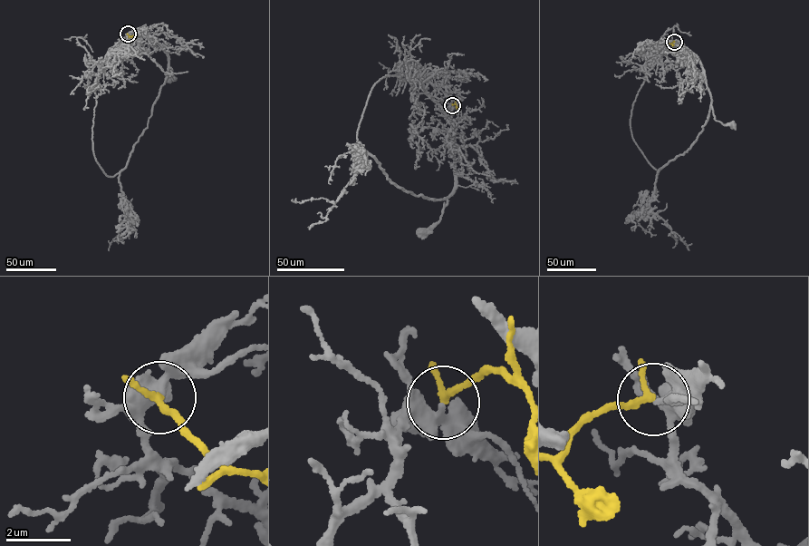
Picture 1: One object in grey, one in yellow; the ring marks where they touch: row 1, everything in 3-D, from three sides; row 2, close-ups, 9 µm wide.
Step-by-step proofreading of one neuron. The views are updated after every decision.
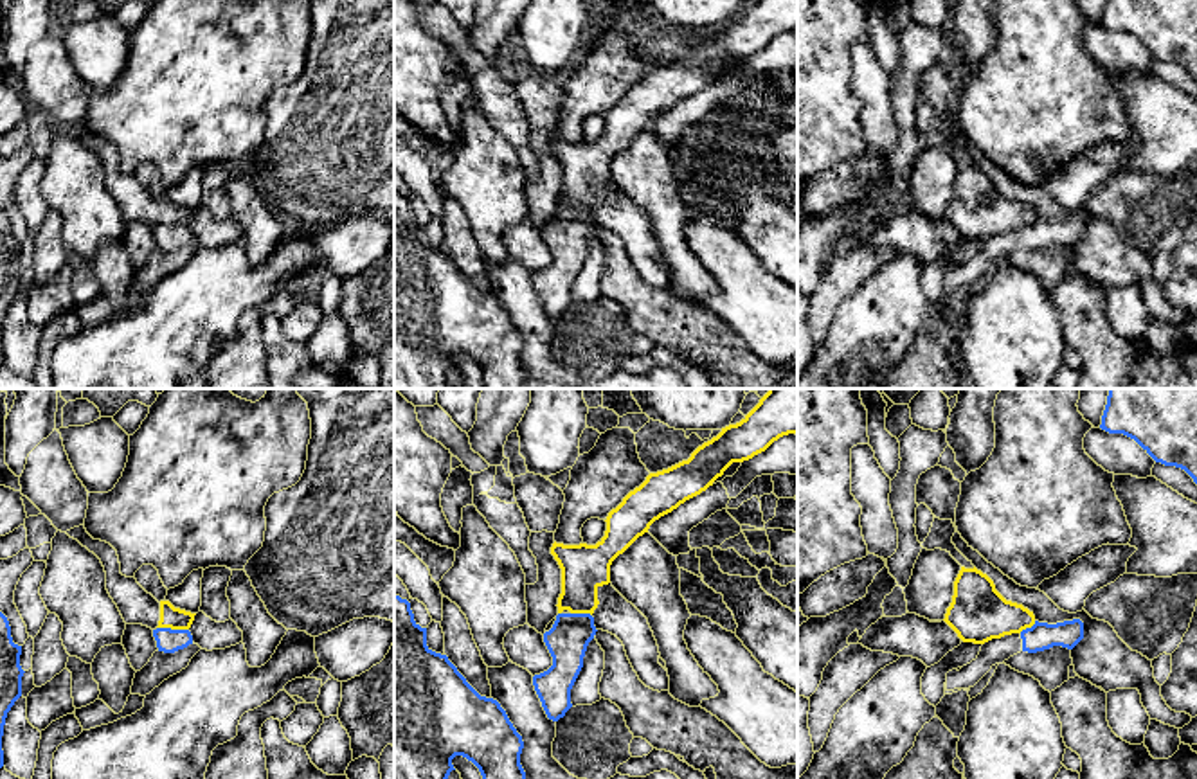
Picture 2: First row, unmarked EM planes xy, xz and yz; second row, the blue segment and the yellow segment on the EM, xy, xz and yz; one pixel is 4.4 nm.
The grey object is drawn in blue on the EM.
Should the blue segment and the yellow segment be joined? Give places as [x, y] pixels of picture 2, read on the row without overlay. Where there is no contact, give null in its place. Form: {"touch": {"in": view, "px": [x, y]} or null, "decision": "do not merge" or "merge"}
{"touch": {"in": "xy", "px": [173, 227]}, "decision": "do not merge"}

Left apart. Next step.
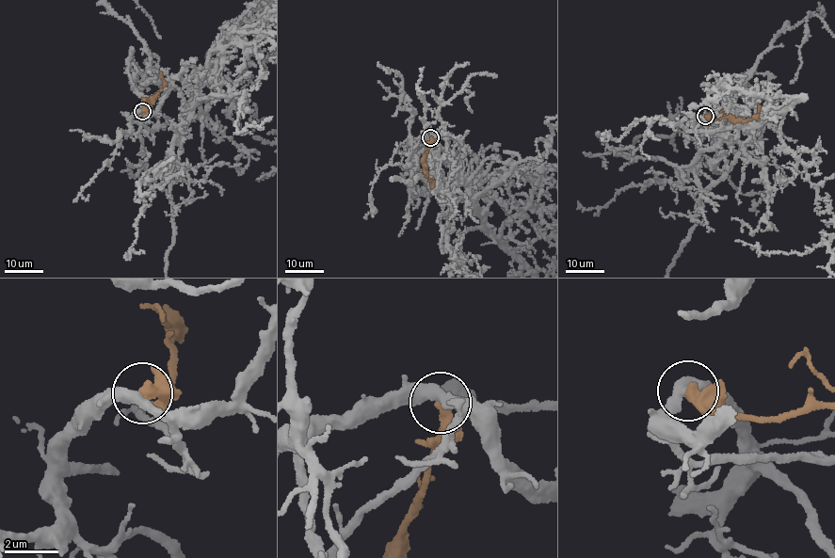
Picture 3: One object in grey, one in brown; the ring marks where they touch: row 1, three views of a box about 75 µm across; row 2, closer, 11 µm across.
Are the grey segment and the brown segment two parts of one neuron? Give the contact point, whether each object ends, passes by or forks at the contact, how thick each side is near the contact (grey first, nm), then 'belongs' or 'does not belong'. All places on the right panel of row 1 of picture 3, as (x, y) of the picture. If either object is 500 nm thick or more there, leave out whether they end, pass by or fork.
(705, 116) | grey passes by | brown ends | 400/440 nm | does not belong

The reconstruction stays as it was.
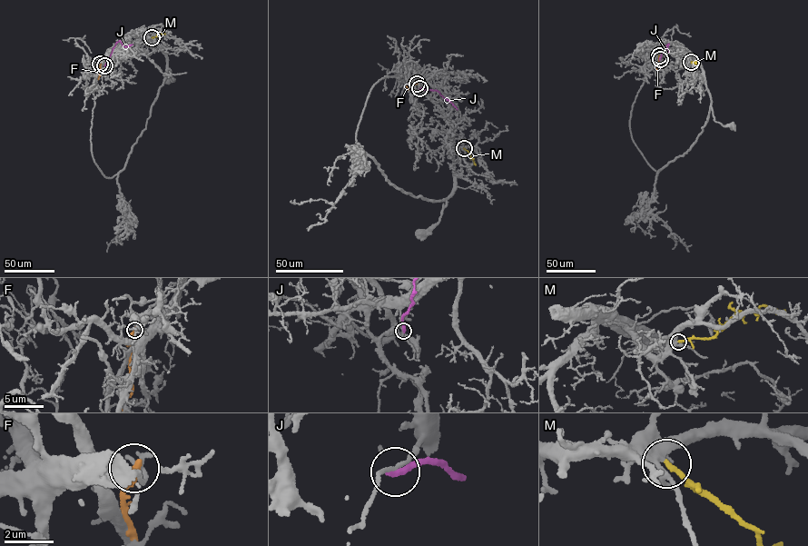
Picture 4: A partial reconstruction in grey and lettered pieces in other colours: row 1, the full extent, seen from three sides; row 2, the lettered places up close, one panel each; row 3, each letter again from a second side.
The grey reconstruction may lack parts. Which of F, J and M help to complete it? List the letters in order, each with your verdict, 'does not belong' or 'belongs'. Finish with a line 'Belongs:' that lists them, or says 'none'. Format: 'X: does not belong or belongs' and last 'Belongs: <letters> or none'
F: does not belong
J: does not belong
M: belongs
Belongs: M

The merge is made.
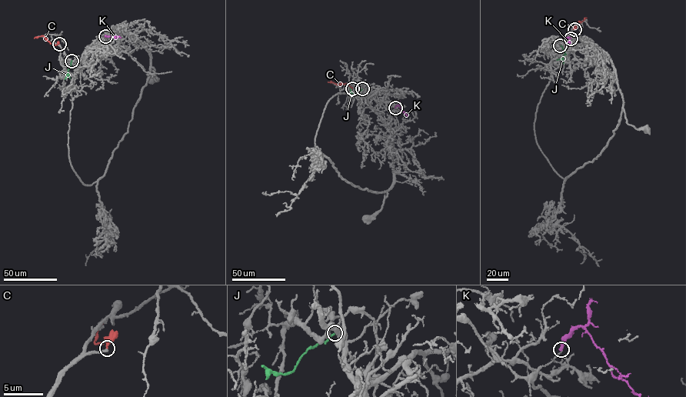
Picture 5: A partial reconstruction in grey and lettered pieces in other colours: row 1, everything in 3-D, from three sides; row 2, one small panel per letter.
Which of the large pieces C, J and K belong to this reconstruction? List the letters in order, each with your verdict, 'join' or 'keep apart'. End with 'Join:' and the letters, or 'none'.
C: keep apart
J: join
K: keep apart
Join: J

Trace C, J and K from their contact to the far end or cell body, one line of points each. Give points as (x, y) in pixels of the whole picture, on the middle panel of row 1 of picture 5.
C: (351, 88), (347, 83), (337, 85), (328, 81)
J: (362, 88), (354, 95), (350, 88)
K: (395, 108), (398, 105), (407, 116)

